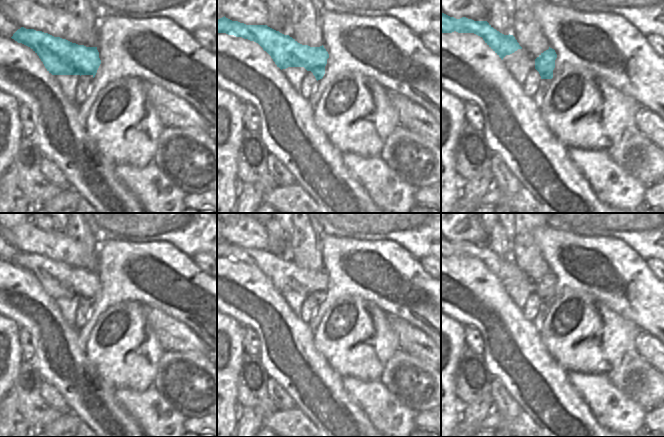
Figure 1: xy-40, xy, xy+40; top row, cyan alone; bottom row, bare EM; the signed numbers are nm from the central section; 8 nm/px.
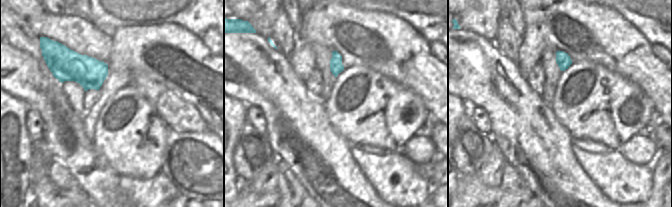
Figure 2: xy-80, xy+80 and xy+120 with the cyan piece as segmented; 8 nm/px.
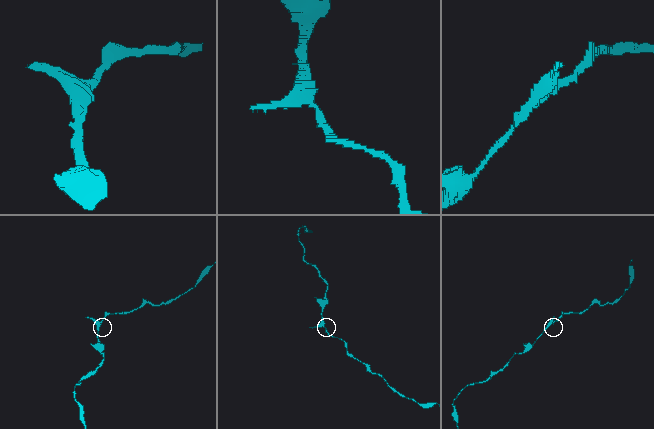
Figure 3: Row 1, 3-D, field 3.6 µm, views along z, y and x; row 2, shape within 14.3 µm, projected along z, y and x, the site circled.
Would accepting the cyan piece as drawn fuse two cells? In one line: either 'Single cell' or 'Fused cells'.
Fused cells.

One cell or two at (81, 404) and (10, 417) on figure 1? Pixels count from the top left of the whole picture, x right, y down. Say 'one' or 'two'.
two

